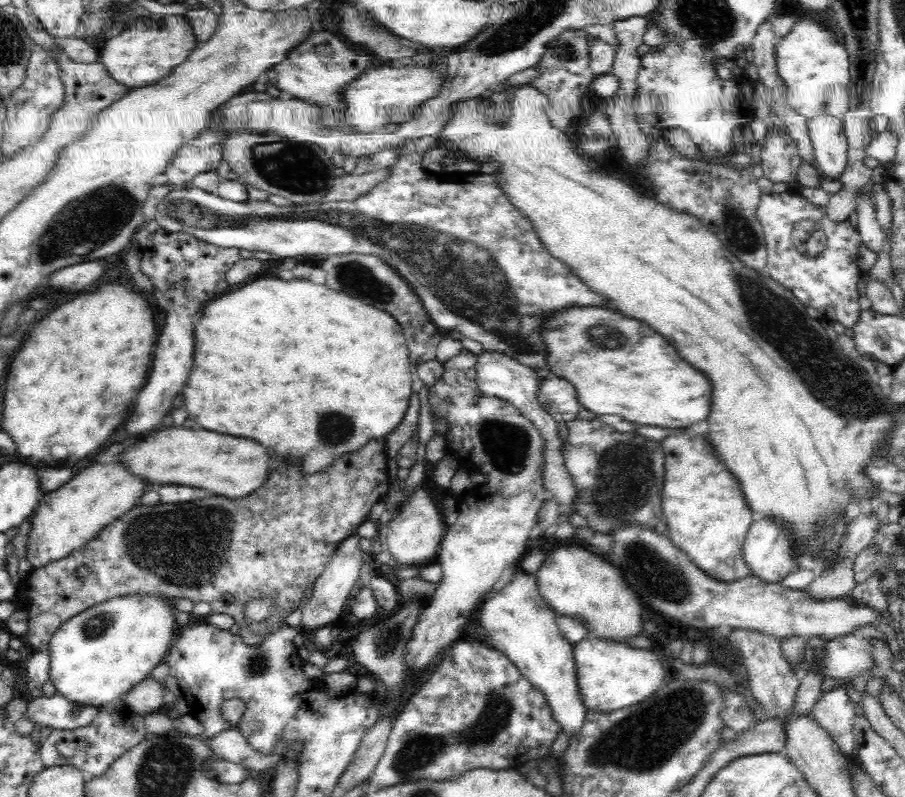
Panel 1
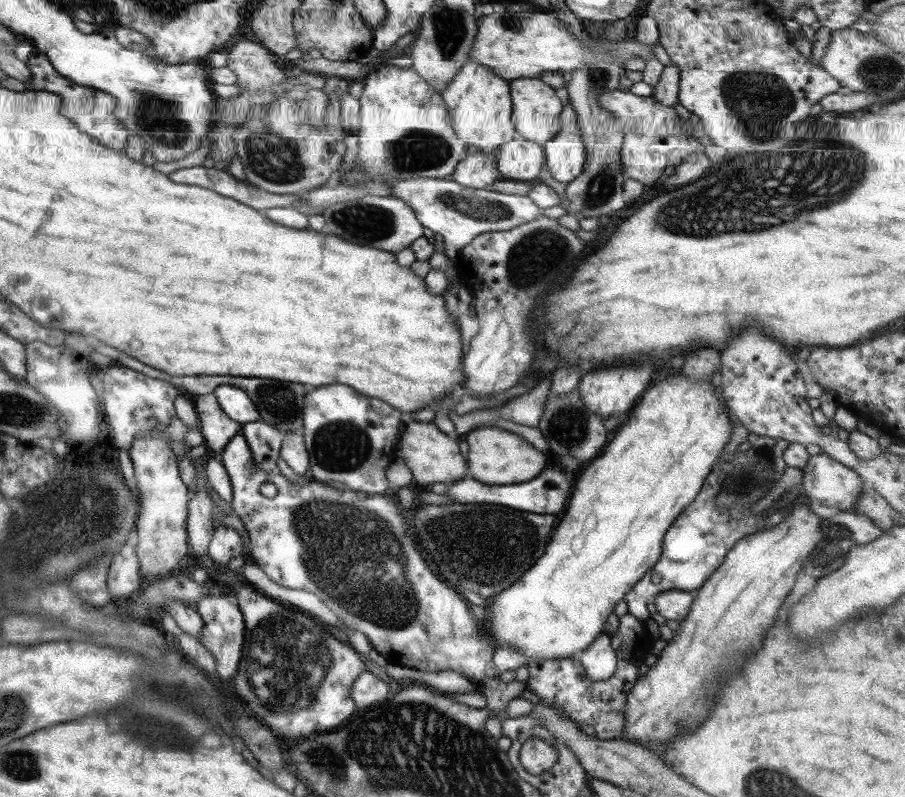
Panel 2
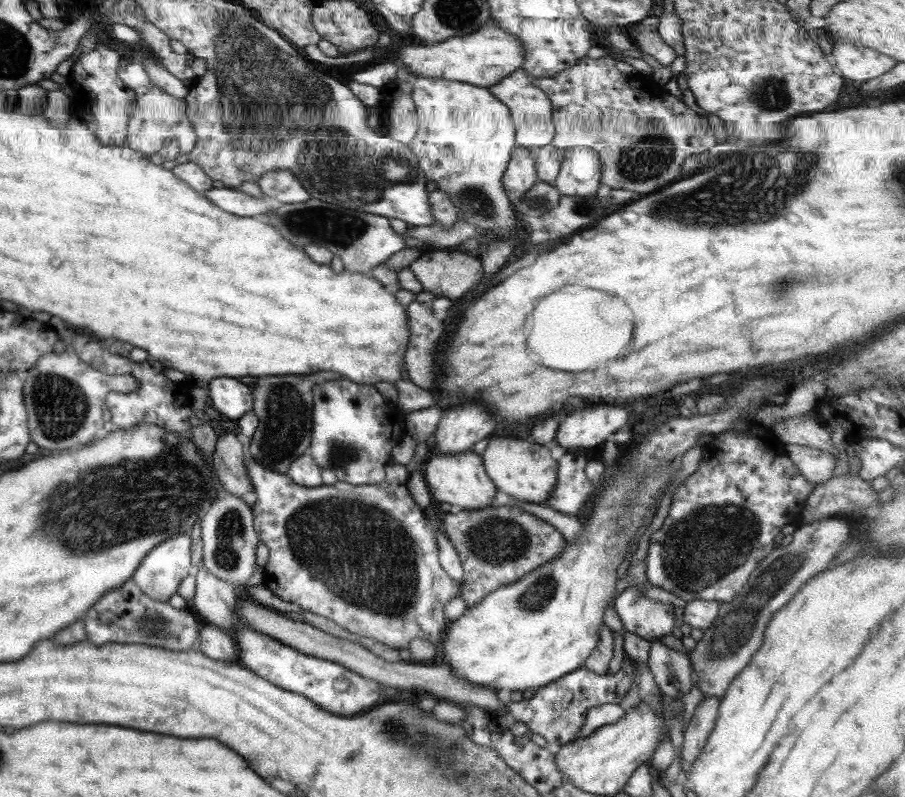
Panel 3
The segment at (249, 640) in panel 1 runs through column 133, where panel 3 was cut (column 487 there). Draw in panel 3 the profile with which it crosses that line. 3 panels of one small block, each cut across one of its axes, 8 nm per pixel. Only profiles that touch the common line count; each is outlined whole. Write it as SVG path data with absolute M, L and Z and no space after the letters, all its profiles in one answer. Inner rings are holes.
M518 505L488 506L482 510L448 513L442 521L442 531L450 539L465 572L460 597L471 607L493 590L521 579L538 566L554 560L566 548L567 540L546 521L520 509Z

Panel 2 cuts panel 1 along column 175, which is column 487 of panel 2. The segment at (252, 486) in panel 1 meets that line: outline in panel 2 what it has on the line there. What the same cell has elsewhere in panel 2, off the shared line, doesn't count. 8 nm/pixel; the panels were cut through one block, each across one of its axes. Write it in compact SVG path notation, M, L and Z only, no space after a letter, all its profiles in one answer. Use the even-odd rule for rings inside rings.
M478 428L466 436L466 442L470 444L470 454L466 460L472 472L468 475L484 484L509 485L528 482L536 478L546 466L546 455L542 451L538 451L520 436L500 428Z

